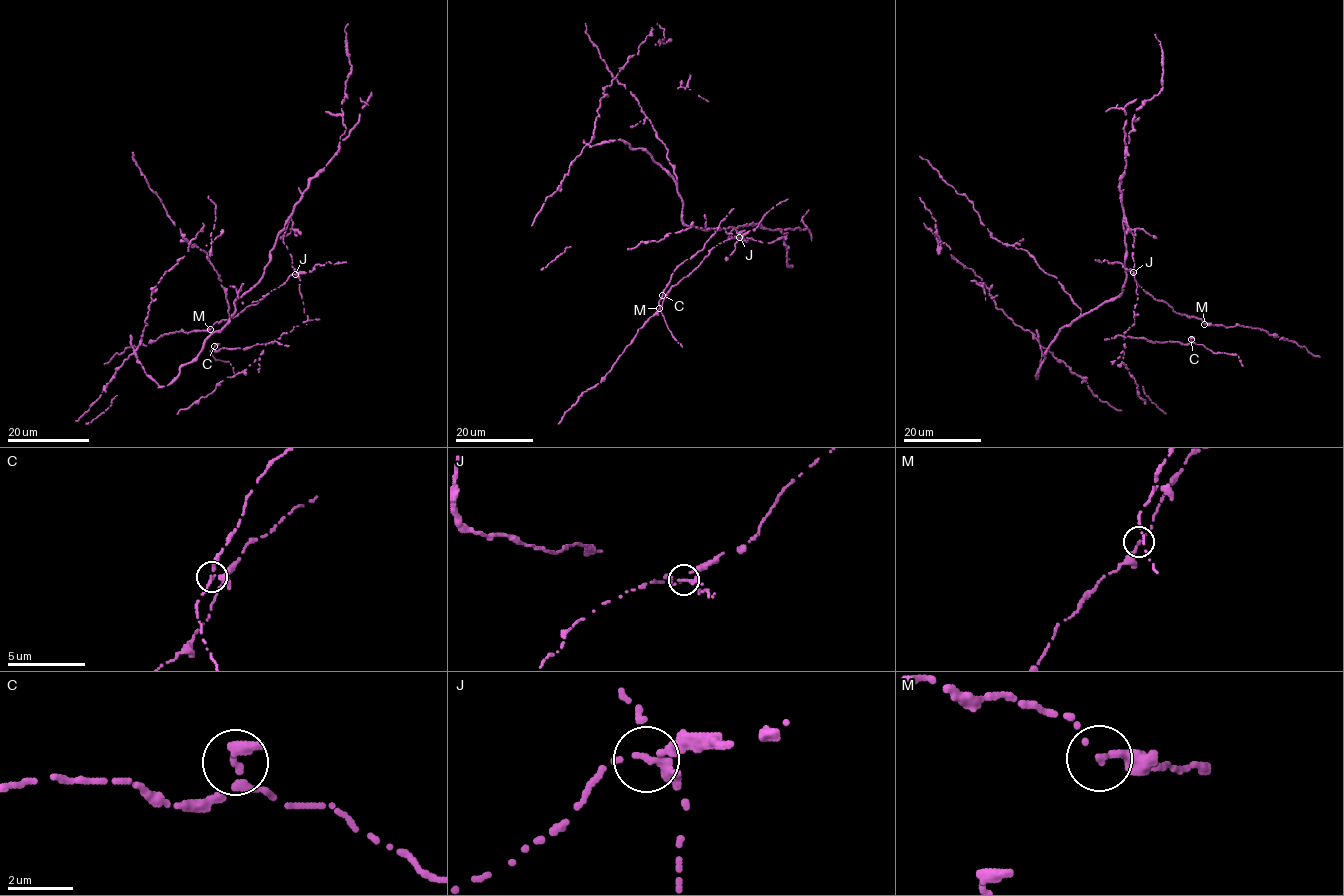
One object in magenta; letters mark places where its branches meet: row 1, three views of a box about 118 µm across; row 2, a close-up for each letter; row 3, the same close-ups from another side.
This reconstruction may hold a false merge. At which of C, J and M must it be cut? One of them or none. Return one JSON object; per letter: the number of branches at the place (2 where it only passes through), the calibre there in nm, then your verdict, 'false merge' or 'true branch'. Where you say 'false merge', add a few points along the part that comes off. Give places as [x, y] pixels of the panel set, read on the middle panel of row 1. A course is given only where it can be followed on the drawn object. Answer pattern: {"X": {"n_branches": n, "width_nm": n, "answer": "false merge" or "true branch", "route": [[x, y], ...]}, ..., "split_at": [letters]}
{"C": {"n_branches": 3, "width_nm": 130, "answer": "true branch"}, "J": {"n_branches": 3, "width_nm": 170, "answer": "false merge"}, "M": {"n_branches": 2, "width_nm": 200, "answer": "true branch"}, "split_at": ["J"]}

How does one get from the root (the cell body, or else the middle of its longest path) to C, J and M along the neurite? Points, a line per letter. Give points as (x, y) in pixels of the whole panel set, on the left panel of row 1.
C: (232, 314), (235, 301), (262, 276), (287, 221), (283, 243), (308, 320), (272, 344), (214, 346)
J: (232, 314), (235, 301), (262, 276), (277, 235), (287, 221), (283, 243), (291, 256), (295, 275)
M: (232, 314), (235, 301), (262, 276), (287, 221), (283, 243), (294, 274), (256, 304), (210, 329)

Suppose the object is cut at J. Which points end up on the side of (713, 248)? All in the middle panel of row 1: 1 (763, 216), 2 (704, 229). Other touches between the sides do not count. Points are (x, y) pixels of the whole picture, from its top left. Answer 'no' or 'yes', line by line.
1: yes
2: no

